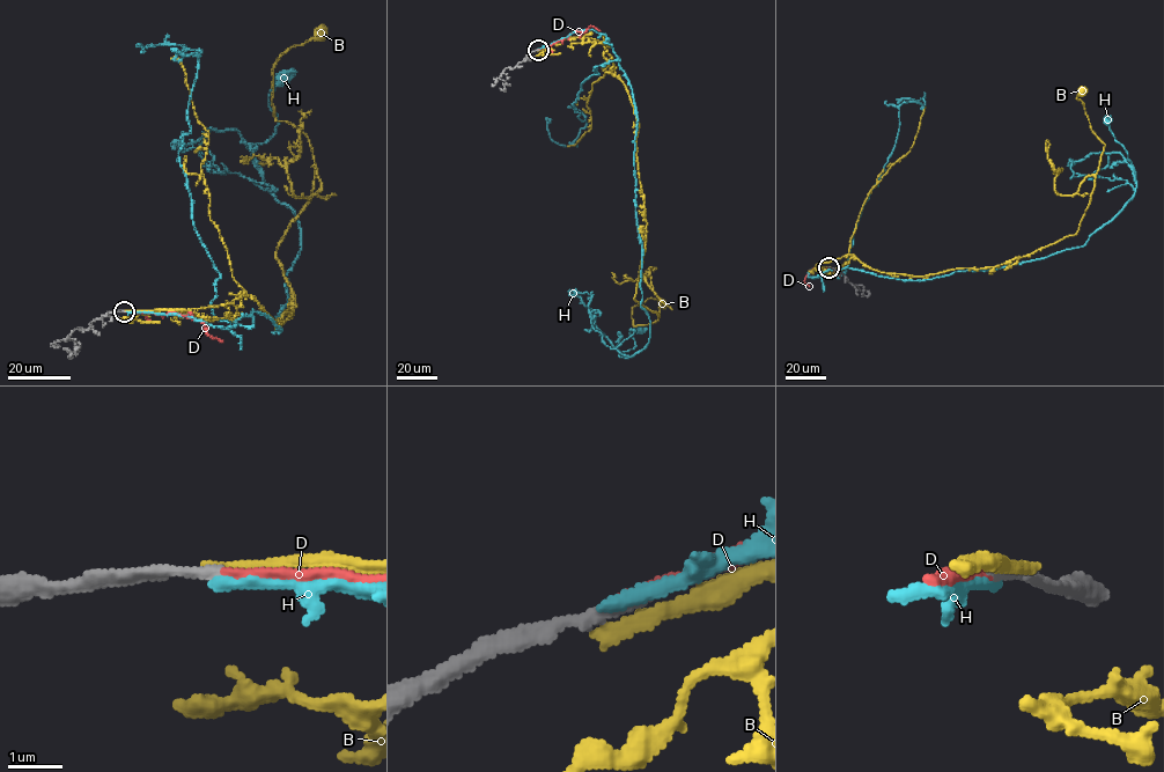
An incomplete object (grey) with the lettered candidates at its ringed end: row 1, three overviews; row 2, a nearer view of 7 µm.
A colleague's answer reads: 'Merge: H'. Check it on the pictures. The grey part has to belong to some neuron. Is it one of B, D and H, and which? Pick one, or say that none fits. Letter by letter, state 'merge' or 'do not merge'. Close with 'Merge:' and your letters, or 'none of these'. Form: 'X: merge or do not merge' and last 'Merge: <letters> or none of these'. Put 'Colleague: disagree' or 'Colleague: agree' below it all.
B: do not merge
D: merge
H: do not merge
Merge: D
Colleague: disagree

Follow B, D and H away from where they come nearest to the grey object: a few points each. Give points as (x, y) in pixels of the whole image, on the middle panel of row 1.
B: (538, 50), (589, 37), (611, 58), (638, 124), (634, 299), (658, 316), (633, 326), (633, 307), (662, 303)
D: (538, 50), (590, 26), (601, 31)
H: (538, 50), (577, 31), (604, 34), (632, 90), (650, 330), (643, 348), (620, 357), (638, 329)

